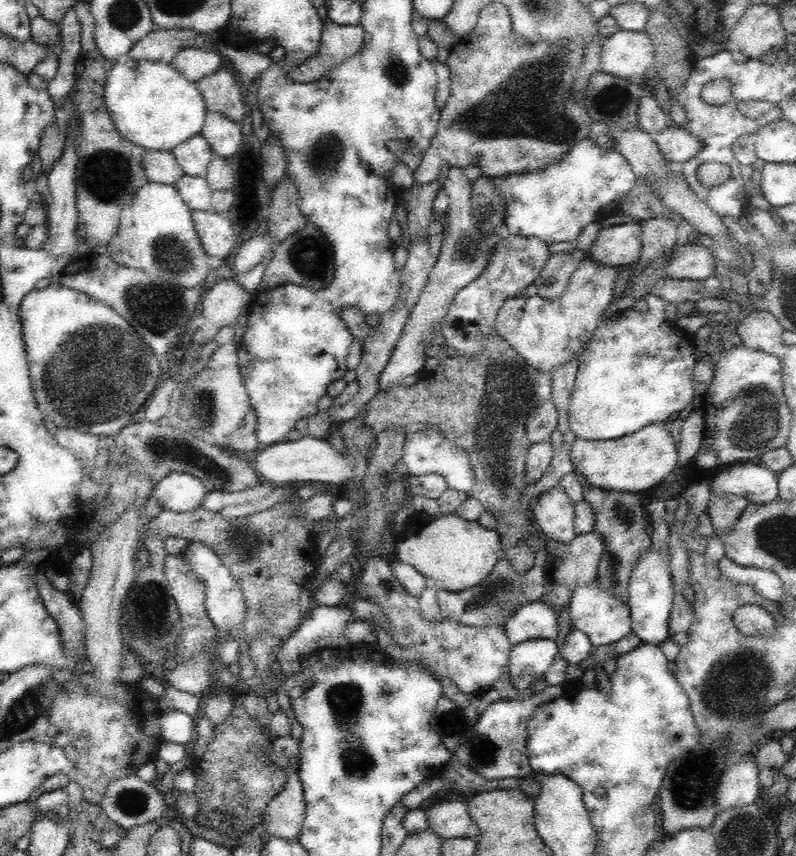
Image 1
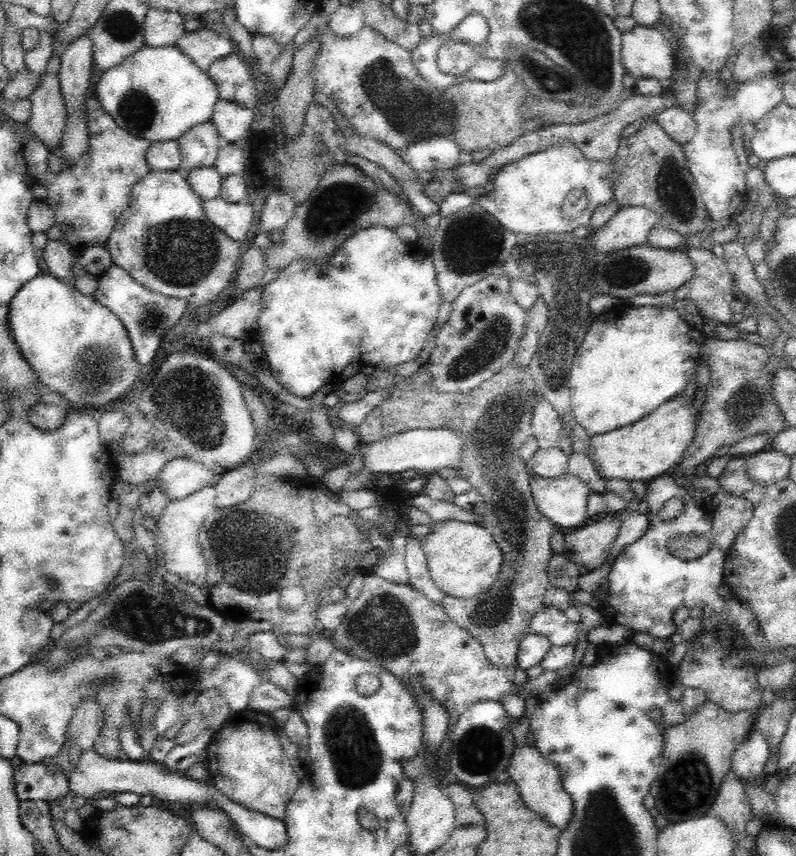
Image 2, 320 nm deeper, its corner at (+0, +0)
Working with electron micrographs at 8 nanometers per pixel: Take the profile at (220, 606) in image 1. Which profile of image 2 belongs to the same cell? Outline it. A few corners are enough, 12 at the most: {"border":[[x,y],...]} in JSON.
{"border":[[208,486],[169,500],[157,520],[165,569],[207,586],[208,563],[197,540],[217,508]]}

